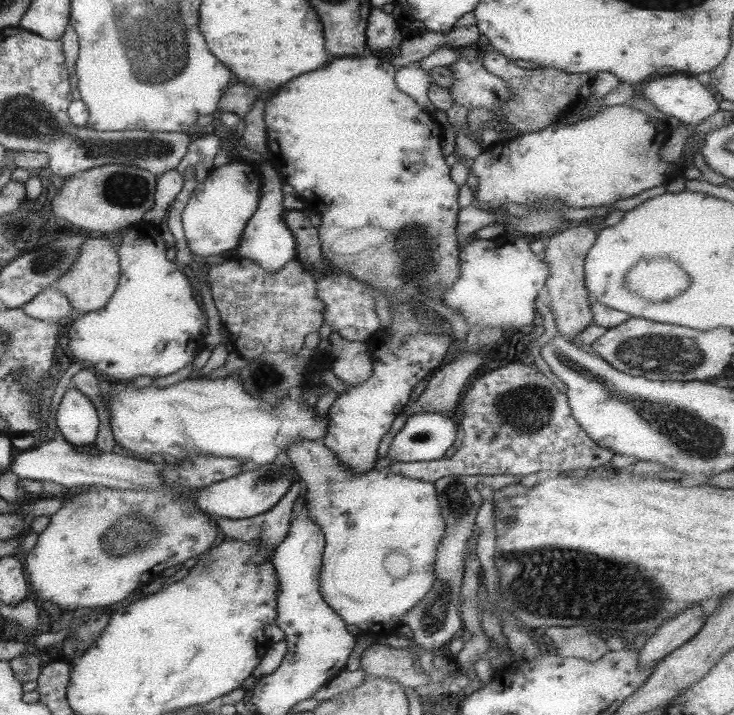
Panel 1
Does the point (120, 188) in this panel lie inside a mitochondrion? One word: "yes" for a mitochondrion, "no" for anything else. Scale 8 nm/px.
yes

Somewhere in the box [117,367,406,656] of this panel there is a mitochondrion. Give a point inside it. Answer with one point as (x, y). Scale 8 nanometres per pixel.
(271, 477)

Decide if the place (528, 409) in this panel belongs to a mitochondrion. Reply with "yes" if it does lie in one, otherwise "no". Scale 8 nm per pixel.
yes

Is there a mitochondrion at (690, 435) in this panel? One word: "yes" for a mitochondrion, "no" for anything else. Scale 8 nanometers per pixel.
yes

